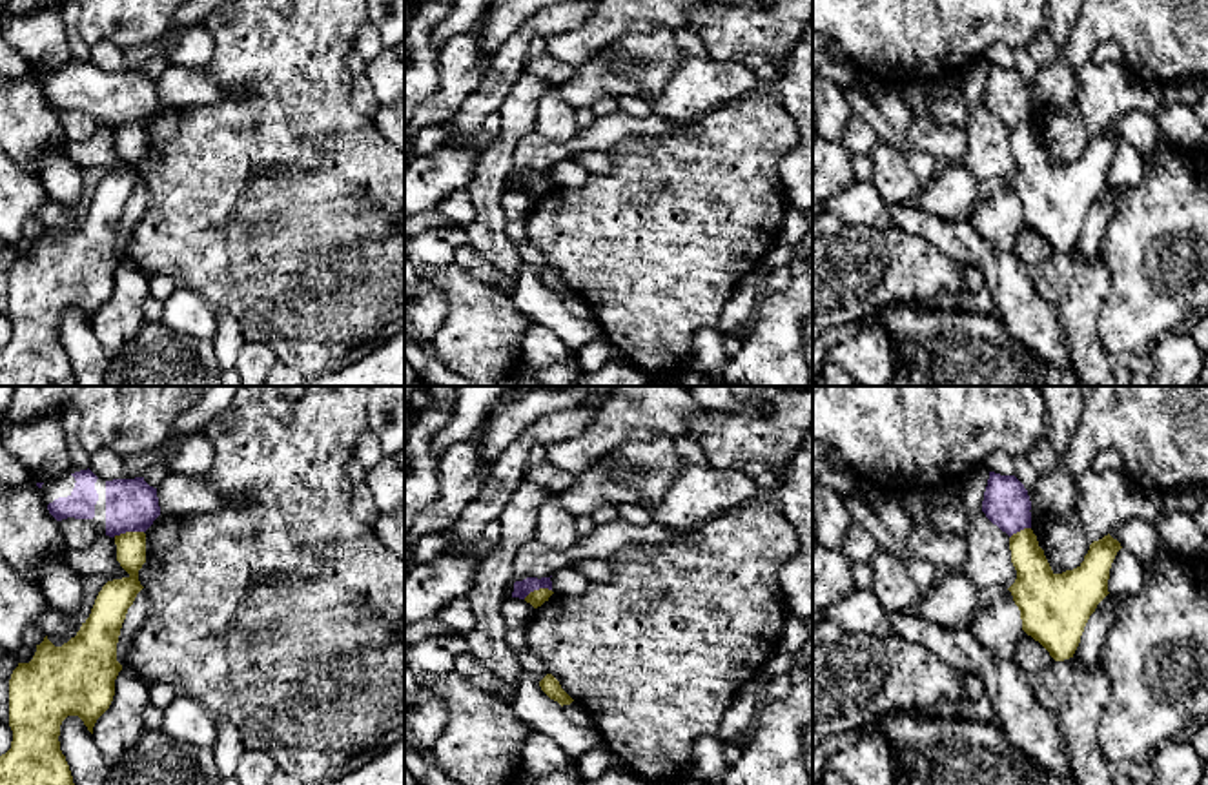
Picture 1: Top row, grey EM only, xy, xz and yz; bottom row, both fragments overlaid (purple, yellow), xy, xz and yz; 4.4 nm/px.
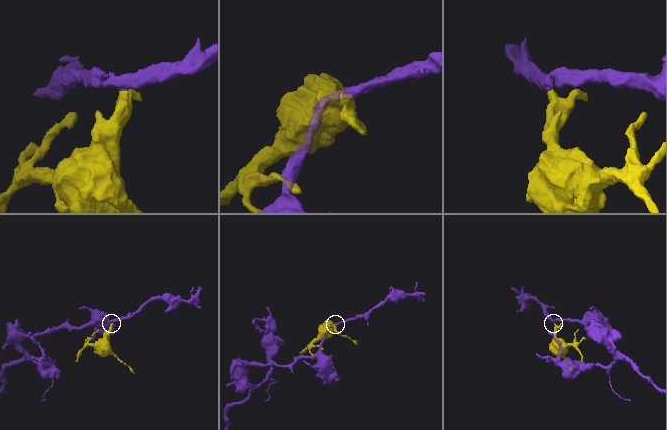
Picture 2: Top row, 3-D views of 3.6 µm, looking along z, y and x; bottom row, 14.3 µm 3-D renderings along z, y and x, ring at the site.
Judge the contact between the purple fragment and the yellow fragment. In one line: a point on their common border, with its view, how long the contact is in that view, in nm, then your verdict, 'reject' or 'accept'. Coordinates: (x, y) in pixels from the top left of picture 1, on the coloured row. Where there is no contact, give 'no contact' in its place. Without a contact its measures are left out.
xy (128, 530) | 140 nm | reject

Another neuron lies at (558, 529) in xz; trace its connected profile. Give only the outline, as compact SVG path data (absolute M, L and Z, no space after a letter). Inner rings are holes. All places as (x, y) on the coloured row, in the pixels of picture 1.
M554 492L539 506L534 539L561 552L578 541L578 517L561 506L561 497Z

